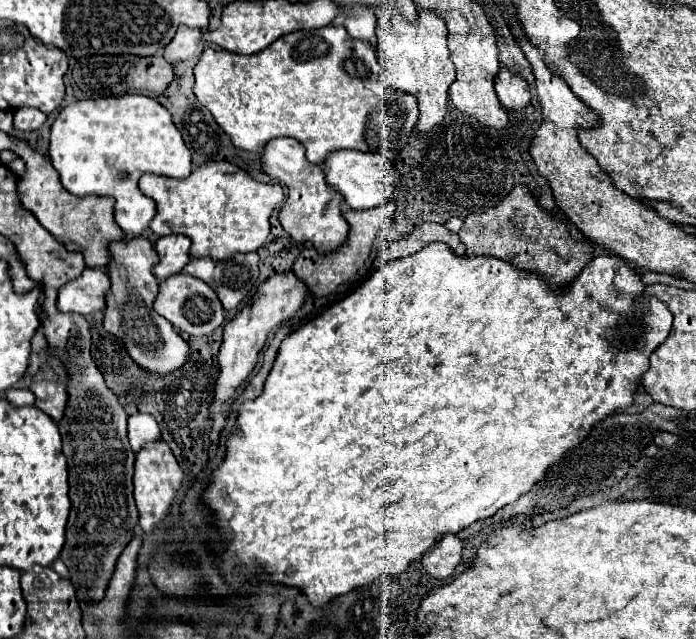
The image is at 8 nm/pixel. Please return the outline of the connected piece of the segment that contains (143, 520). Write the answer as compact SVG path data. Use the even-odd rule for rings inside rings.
M165 440L149 442L135 454L135 476L133 476L135 502L139 508L139 524L145 532L151 532L157 526L157 522L169 514L171 500L175 498L175 494L181 486L181 480L183 480L183 470L177 464L177 460Z

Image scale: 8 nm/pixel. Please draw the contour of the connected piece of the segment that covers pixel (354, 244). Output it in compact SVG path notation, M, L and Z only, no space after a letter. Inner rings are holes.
M389 200L381 206L375 206L373 210L345 210L345 220L349 222L349 234L347 240L333 252L321 254L317 252L311 244L301 252L301 256L295 260L293 264L293 272L307 284L309 292L313 296L327 296L331 292L335 292L335 288L343 282L347 282L367 260L373 242L377 238L377 234L383 228L391 228L393 224L393 212L395 212L395 200Z

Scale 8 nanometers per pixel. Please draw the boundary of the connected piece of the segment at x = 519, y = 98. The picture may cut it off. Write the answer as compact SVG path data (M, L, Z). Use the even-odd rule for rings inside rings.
M501 64L499 74L495 76L495 92L497 92L499 102L505 108L517 110L517 108L523 108L523 106L529 104L529 86L527 86L527 82L521 76L507 70L505 64Z

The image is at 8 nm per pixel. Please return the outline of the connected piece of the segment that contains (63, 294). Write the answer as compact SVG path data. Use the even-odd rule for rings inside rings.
M87 268L77 280L59 288L57 308L61 312L93 314L105 310L105 294L109 292L109 276L99 268Z

